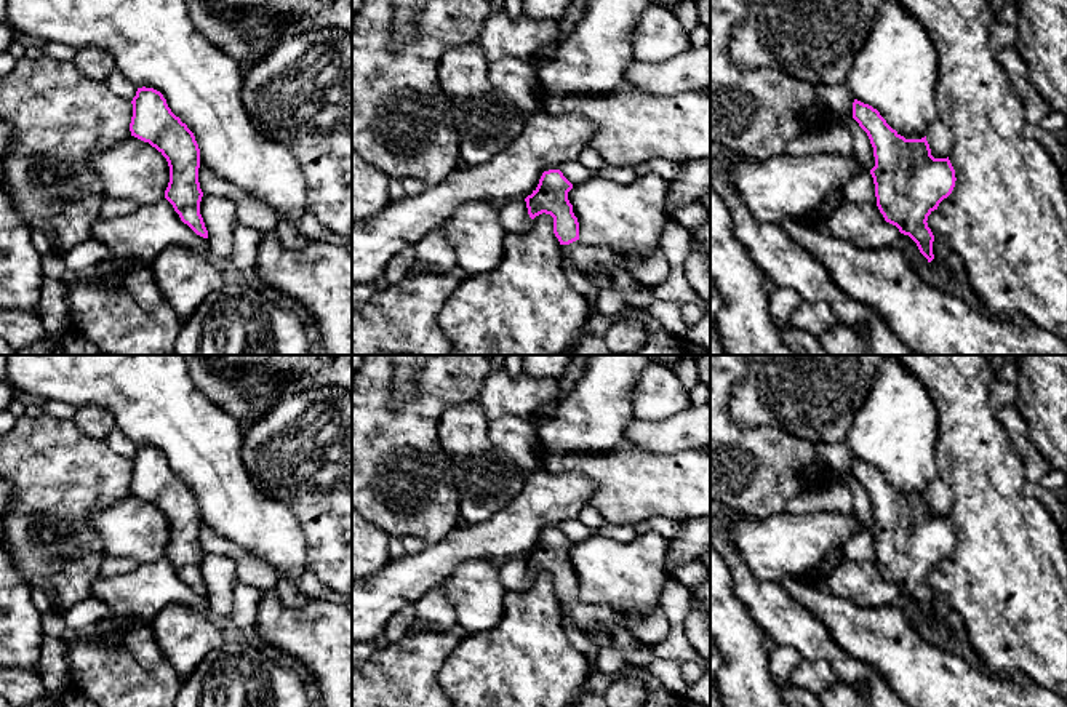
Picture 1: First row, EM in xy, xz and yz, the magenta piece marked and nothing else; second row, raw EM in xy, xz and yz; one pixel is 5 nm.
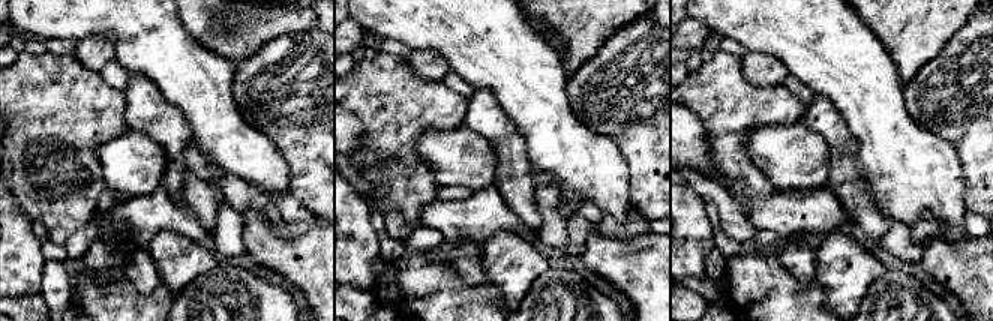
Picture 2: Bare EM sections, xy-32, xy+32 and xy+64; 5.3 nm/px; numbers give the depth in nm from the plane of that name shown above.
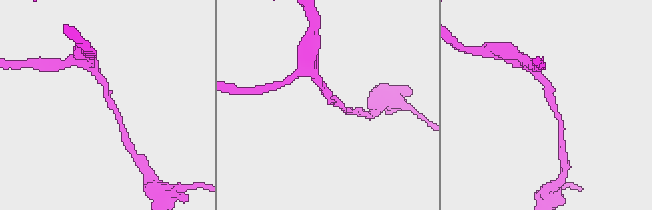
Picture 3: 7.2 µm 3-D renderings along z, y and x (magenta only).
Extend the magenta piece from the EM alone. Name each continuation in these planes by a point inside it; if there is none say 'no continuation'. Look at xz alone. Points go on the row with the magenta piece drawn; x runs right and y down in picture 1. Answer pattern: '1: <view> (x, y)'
1: xz (583, 256)

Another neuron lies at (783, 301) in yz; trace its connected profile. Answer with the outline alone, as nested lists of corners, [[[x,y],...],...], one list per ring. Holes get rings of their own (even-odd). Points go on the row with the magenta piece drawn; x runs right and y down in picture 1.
[[[774,288],[768,296],[769,317],[777,328],[782,328],[801,298],[790,288]]]

